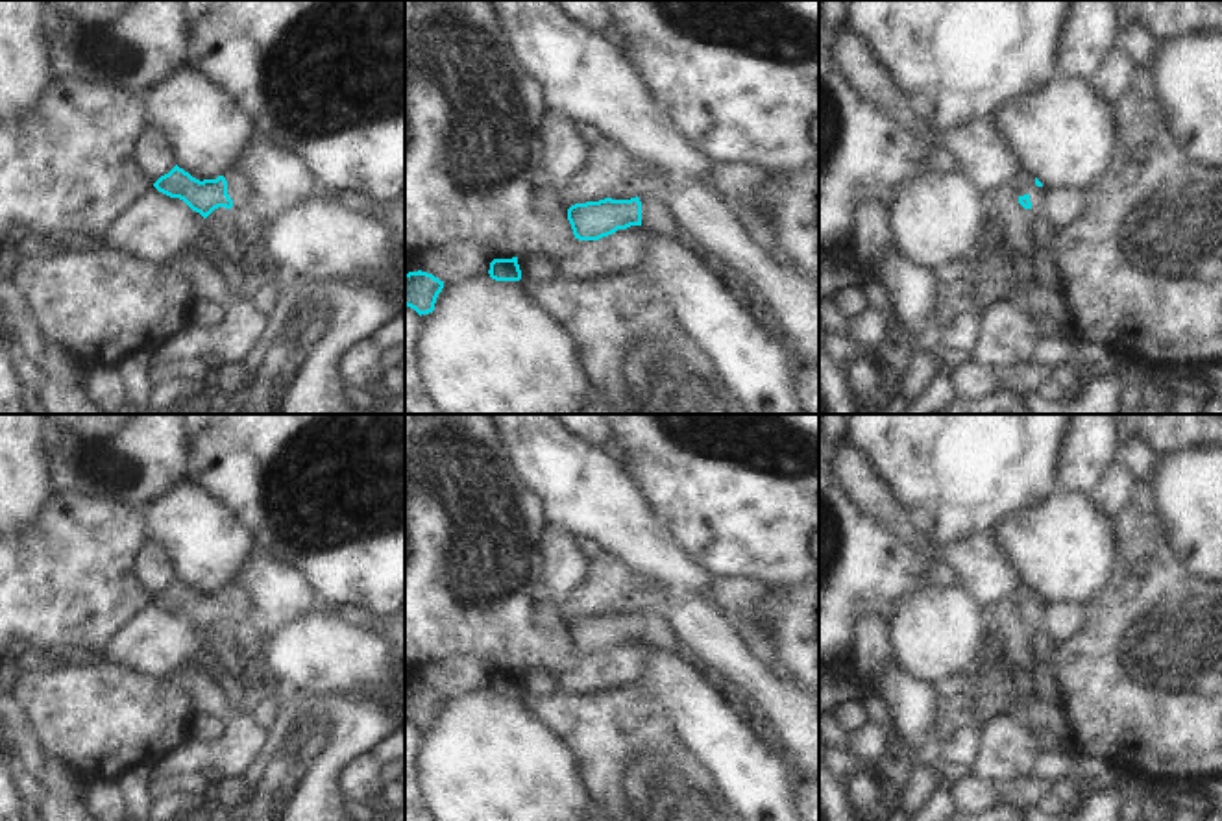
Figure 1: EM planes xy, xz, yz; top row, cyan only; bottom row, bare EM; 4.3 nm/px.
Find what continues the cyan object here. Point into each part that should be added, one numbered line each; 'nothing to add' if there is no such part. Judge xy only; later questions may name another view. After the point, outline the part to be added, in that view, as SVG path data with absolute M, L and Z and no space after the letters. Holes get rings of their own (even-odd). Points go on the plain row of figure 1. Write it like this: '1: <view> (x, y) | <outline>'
1: xy (239, 603) | M229 582L222 590L227 595L227 608L233 614L233 618L238 619L253 618L253 605L250 594L238 582Z

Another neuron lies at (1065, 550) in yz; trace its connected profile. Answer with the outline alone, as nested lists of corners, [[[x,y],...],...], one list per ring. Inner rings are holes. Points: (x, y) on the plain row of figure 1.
[[[1056,490],[1045,503],[1002,520],[991,534],[1013,562],[1022,584],[1032,586],[1046,605],[1072,601],[1087,607],[1109,584],[1117,566],[1115,521],[1098,512],[1087,494]]]

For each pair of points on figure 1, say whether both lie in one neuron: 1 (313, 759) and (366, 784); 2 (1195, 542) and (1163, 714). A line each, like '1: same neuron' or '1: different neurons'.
1: different neurons
2: different neurons

